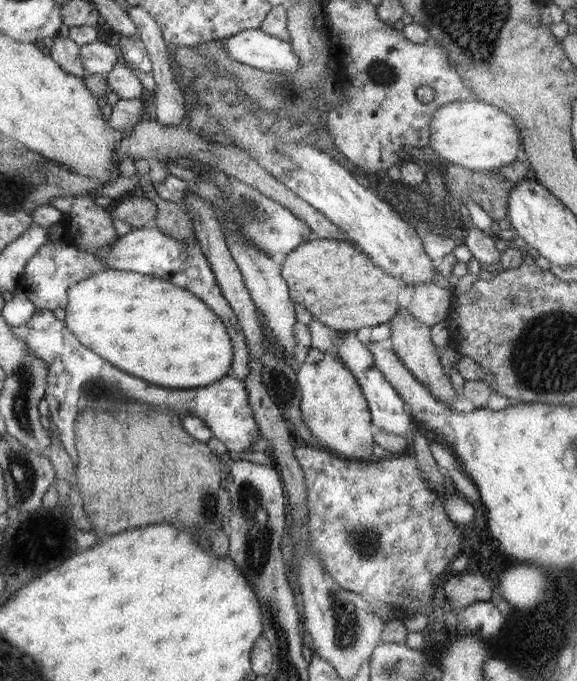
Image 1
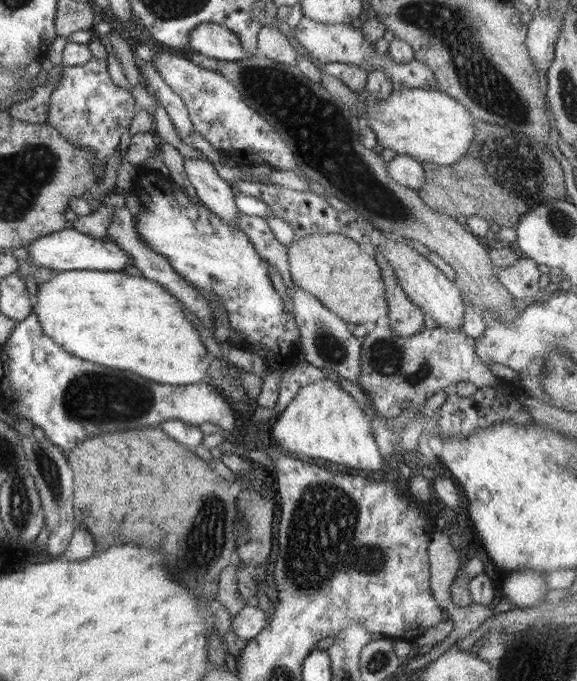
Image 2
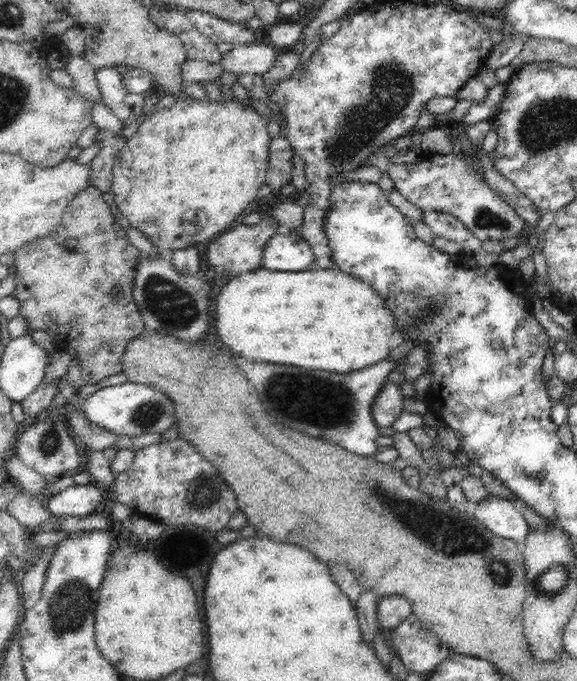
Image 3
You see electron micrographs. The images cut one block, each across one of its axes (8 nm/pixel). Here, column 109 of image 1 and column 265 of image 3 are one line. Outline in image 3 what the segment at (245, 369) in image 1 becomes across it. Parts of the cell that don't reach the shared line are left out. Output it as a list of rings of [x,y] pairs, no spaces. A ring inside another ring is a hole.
[[[278,232],[262,252],[261,266],[280,272],[300,272],[314,267],[314,253],[298,233]]]

